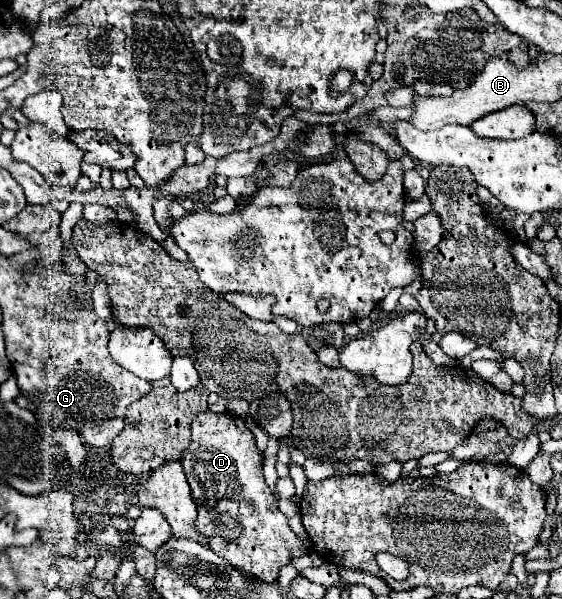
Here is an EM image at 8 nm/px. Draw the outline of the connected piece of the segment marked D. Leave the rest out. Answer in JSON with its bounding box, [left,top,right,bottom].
[182,412,304,582]

